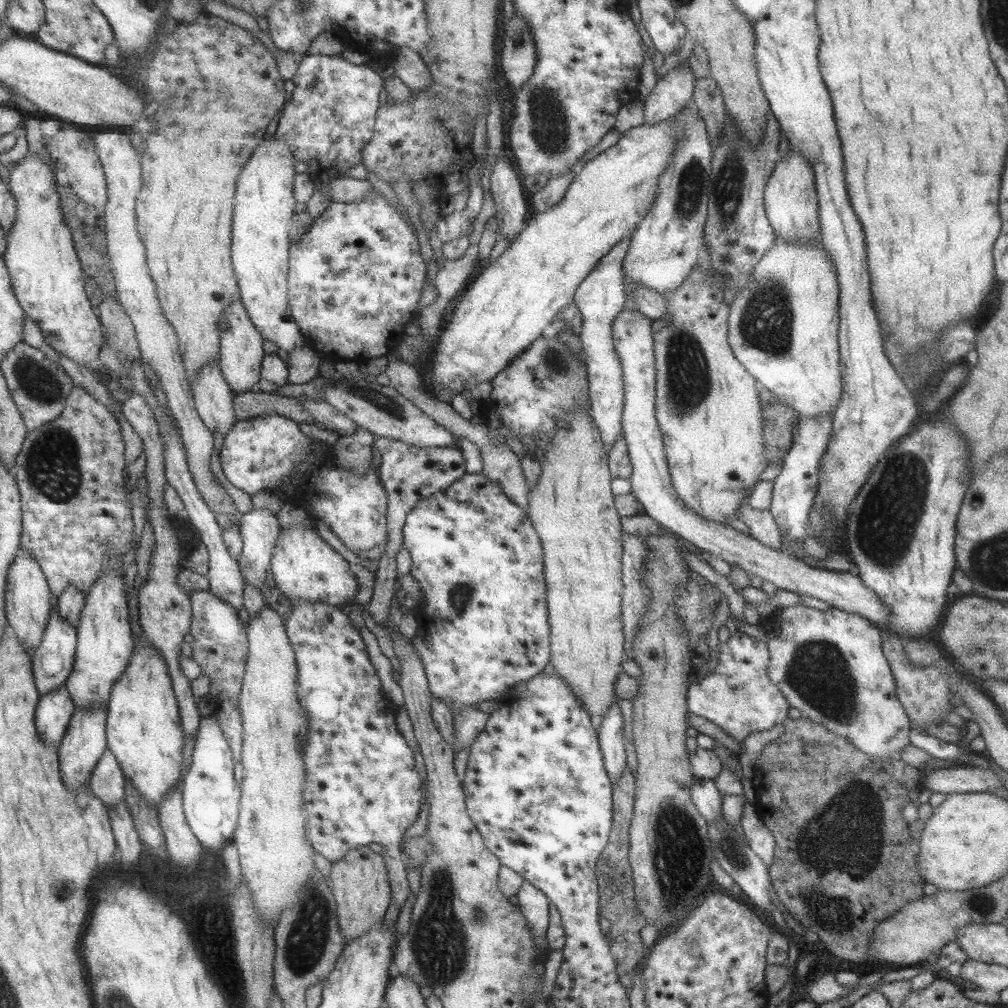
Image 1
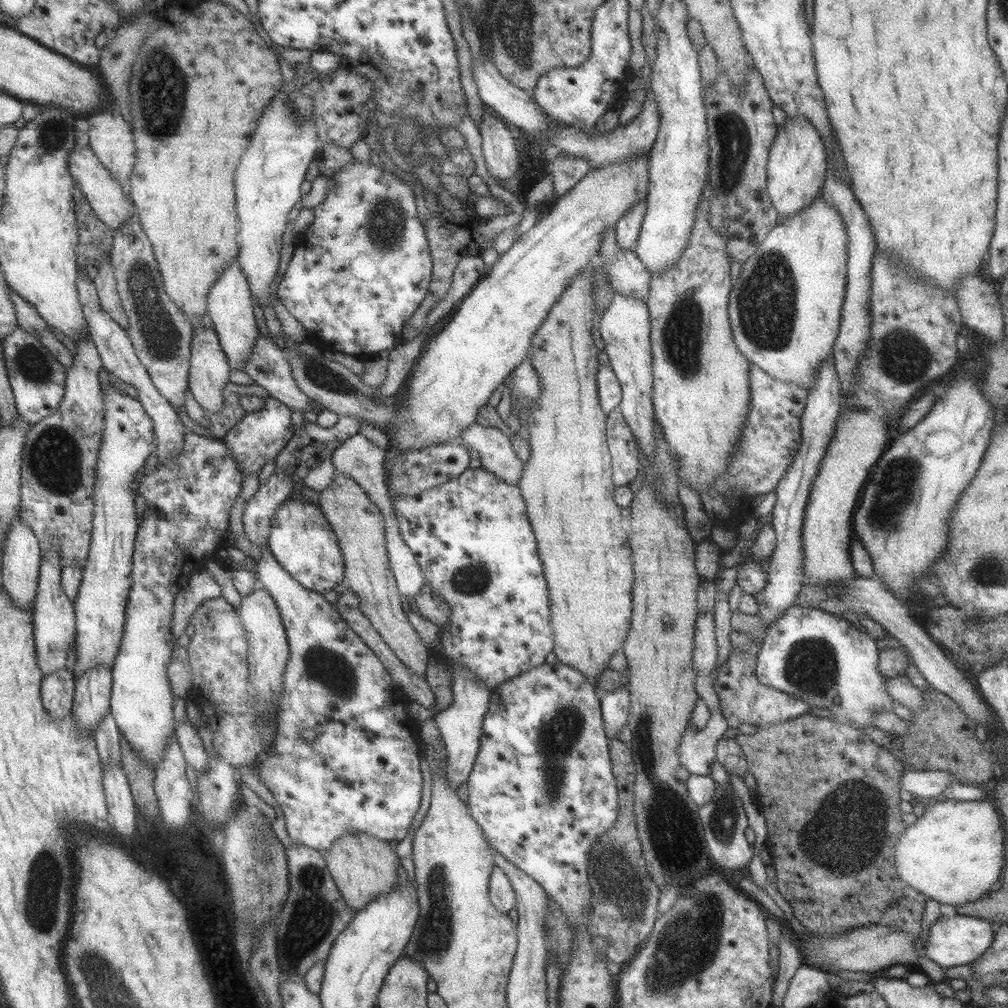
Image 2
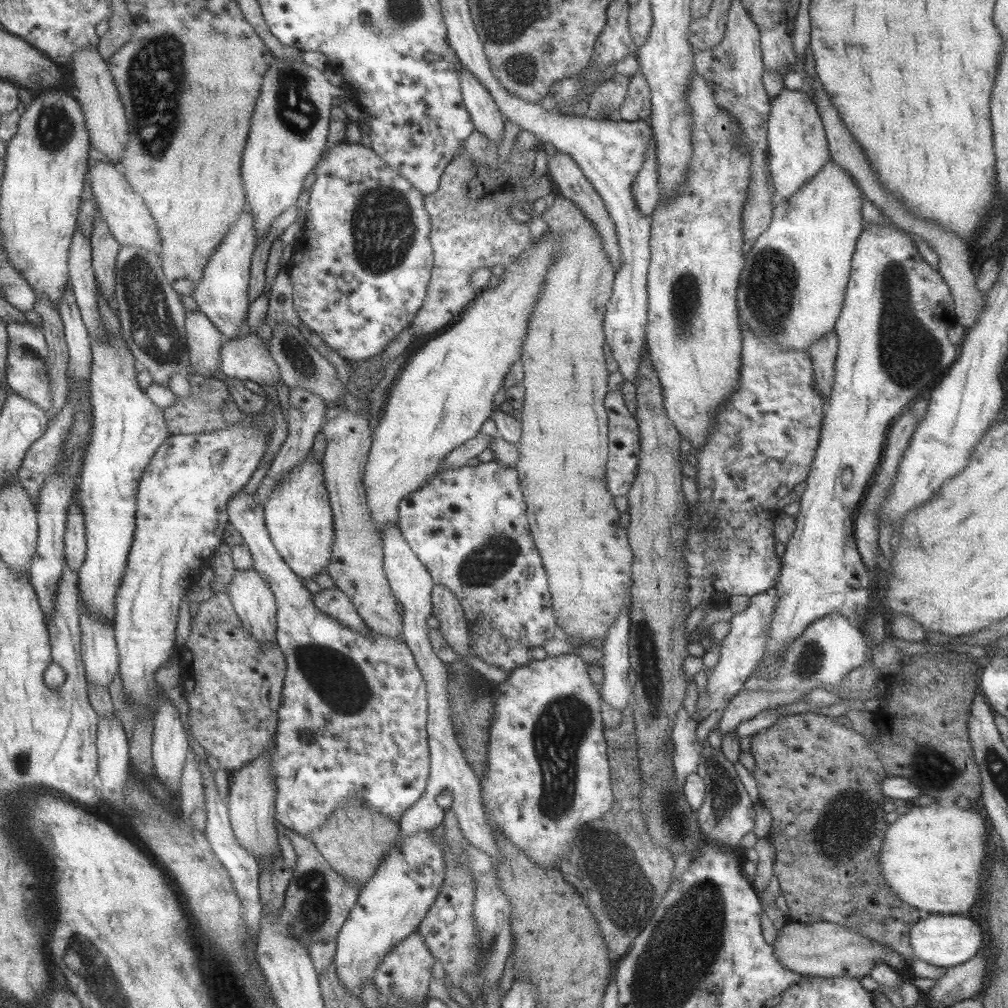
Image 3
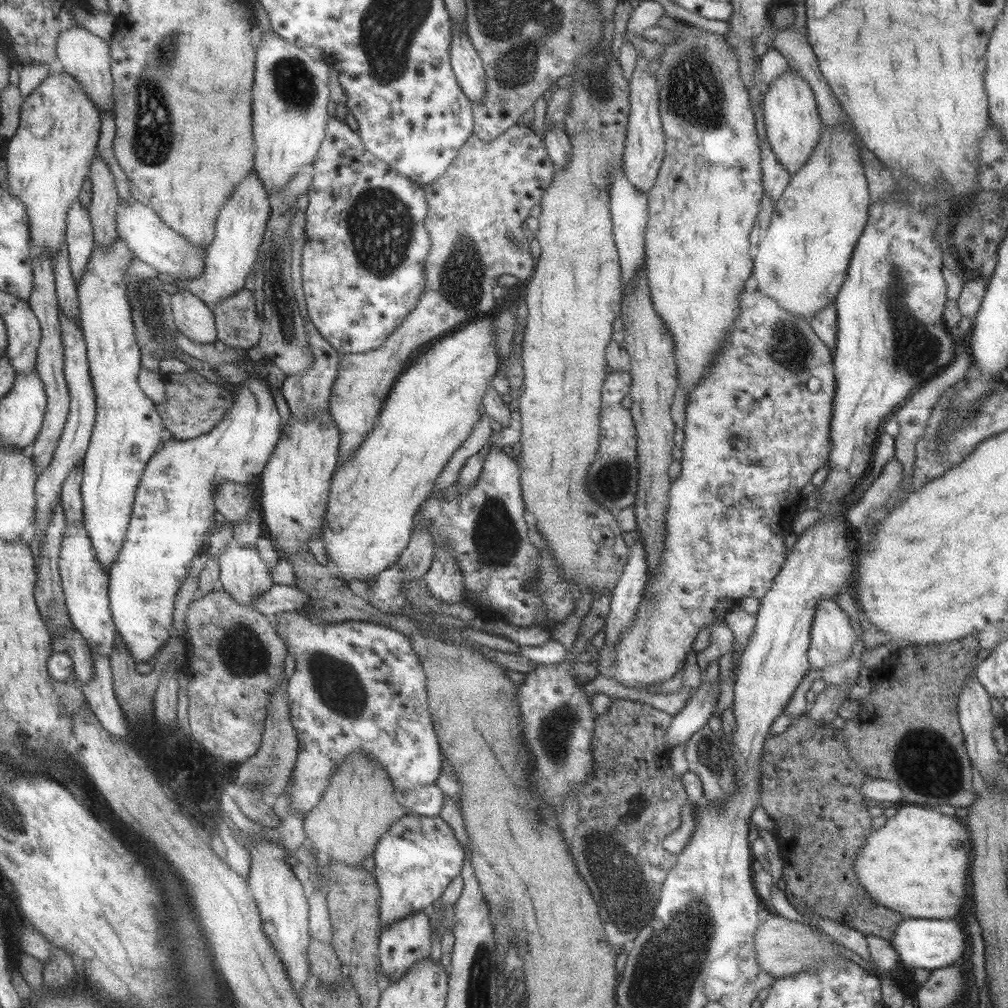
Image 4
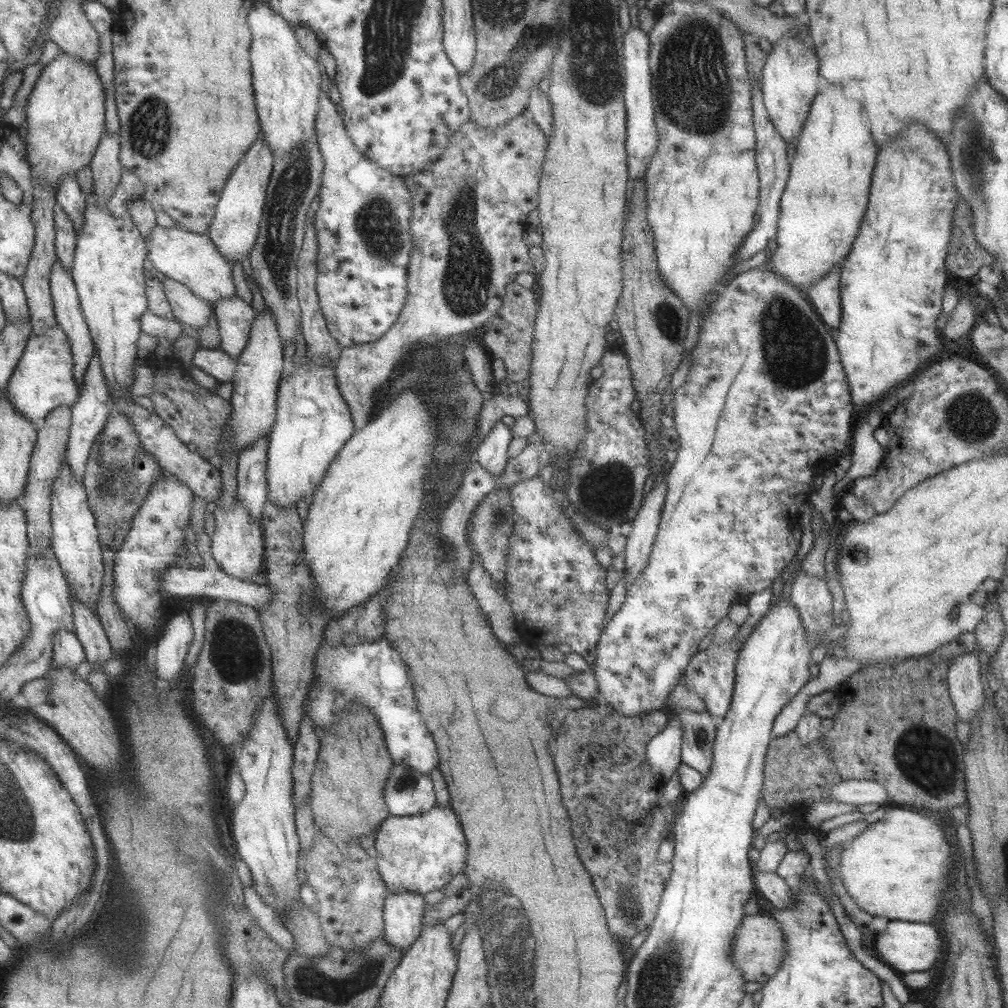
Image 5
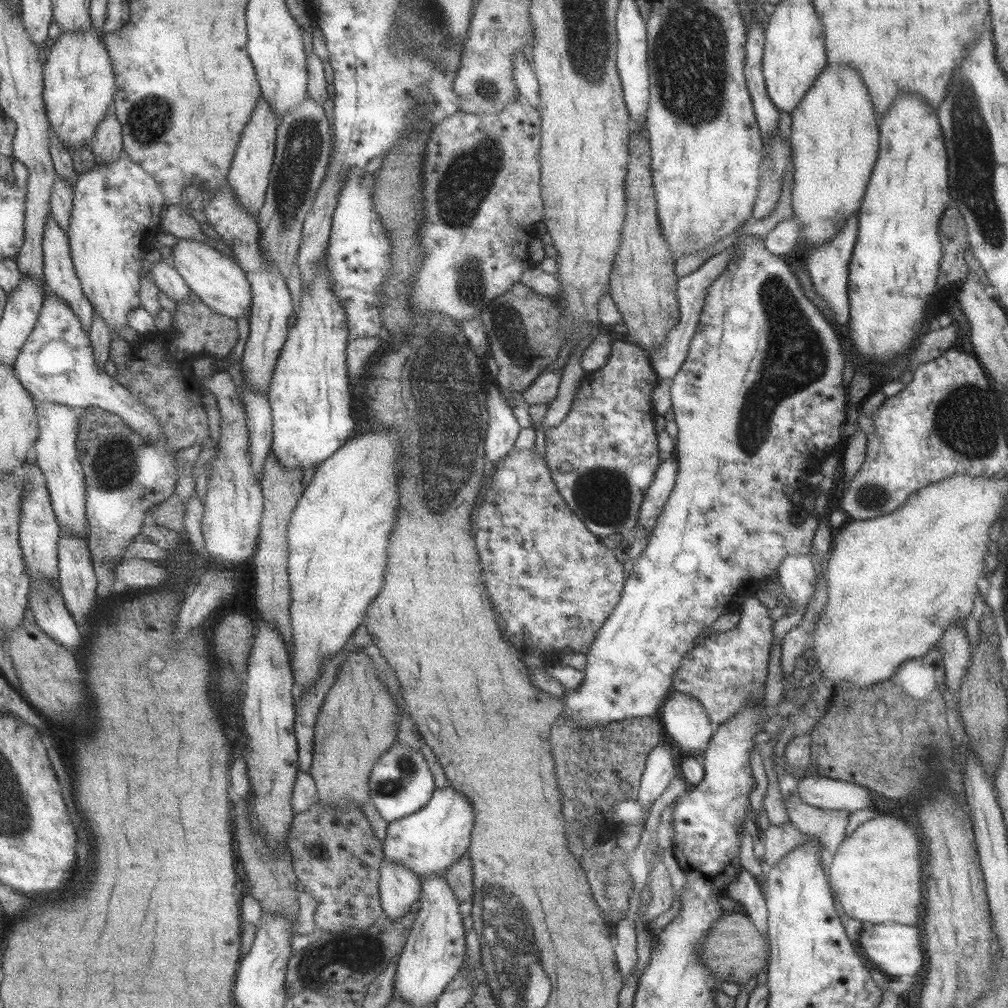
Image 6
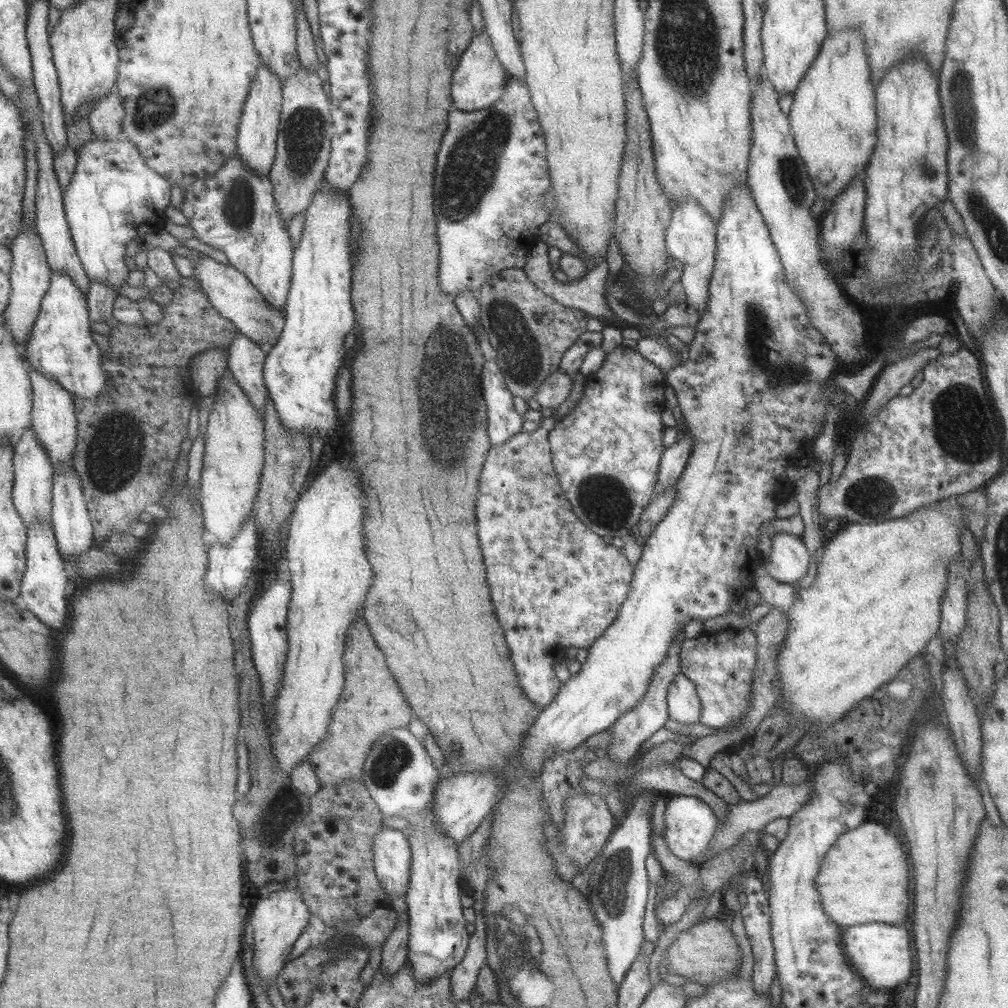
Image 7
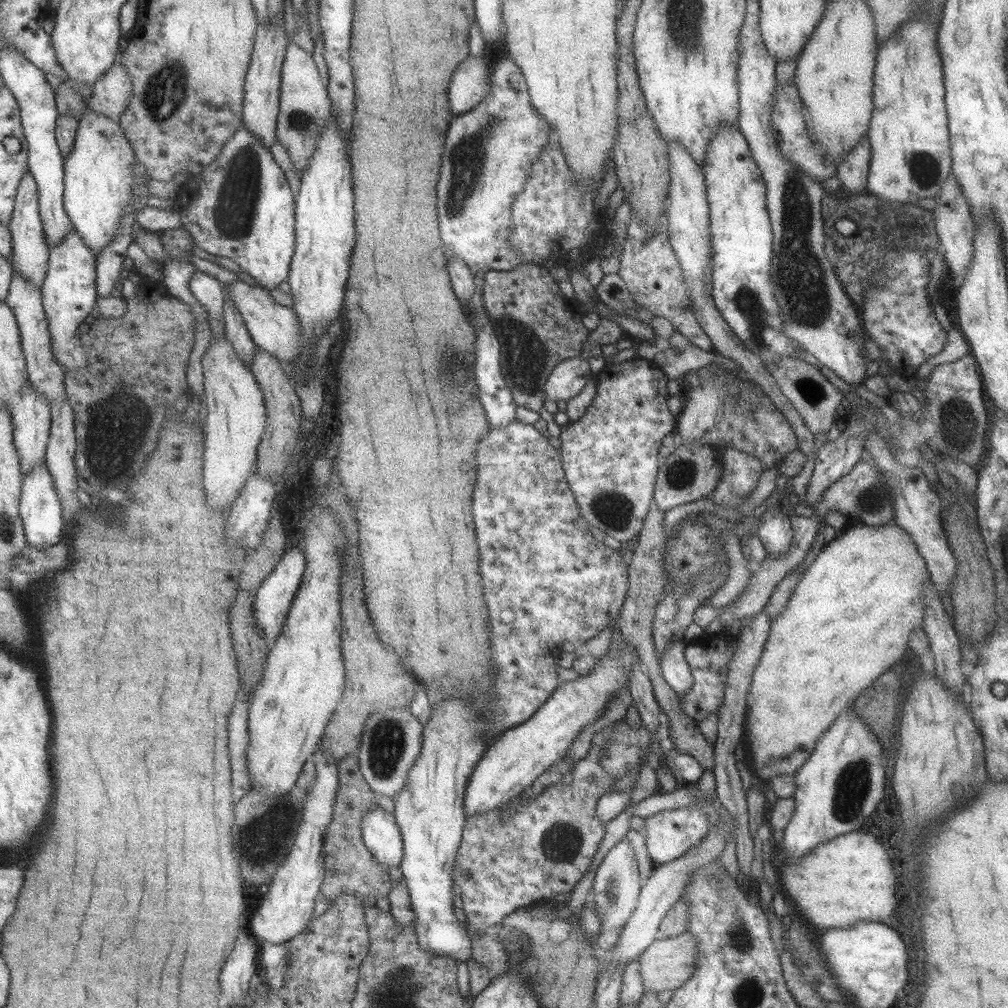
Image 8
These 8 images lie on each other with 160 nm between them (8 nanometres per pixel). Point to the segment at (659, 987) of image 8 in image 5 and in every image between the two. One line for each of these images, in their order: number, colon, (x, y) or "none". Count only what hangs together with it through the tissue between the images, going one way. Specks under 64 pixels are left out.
5: (758, 948)
6: (732, 950)
7: (707, 952)

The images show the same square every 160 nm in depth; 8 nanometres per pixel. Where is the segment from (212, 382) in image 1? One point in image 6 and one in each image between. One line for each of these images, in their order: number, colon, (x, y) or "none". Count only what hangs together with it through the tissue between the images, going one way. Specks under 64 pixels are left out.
2: (208, 372)
3: (203, 340)
4: (193, 319)
5: (187, 308)
6: (167, 280)

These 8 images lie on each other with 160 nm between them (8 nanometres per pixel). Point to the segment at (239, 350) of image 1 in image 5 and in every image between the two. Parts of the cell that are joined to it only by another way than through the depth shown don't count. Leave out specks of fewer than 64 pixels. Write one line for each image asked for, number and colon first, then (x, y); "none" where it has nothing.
2: (229, 306)
3: (221, 294)
4: (239, 226)
5: (233, 229)

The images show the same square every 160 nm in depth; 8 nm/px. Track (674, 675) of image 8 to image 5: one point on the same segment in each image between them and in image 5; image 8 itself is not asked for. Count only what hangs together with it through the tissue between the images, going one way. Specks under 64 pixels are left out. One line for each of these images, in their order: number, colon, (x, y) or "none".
5: (698, 728)
6: (685, 722)
7: (683, 705)

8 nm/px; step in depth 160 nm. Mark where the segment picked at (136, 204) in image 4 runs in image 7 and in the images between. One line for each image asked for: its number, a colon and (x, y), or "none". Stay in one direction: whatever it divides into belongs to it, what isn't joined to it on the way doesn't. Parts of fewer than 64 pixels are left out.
5: (191, 259)
6: (217, 281)
7: (228, 291)

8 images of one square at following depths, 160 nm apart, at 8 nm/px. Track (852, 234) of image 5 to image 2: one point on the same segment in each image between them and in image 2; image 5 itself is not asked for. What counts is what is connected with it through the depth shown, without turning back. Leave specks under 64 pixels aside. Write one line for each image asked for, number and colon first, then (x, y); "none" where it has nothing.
2: (784, 308)
3: (791, 287)
4: (802, 257)

